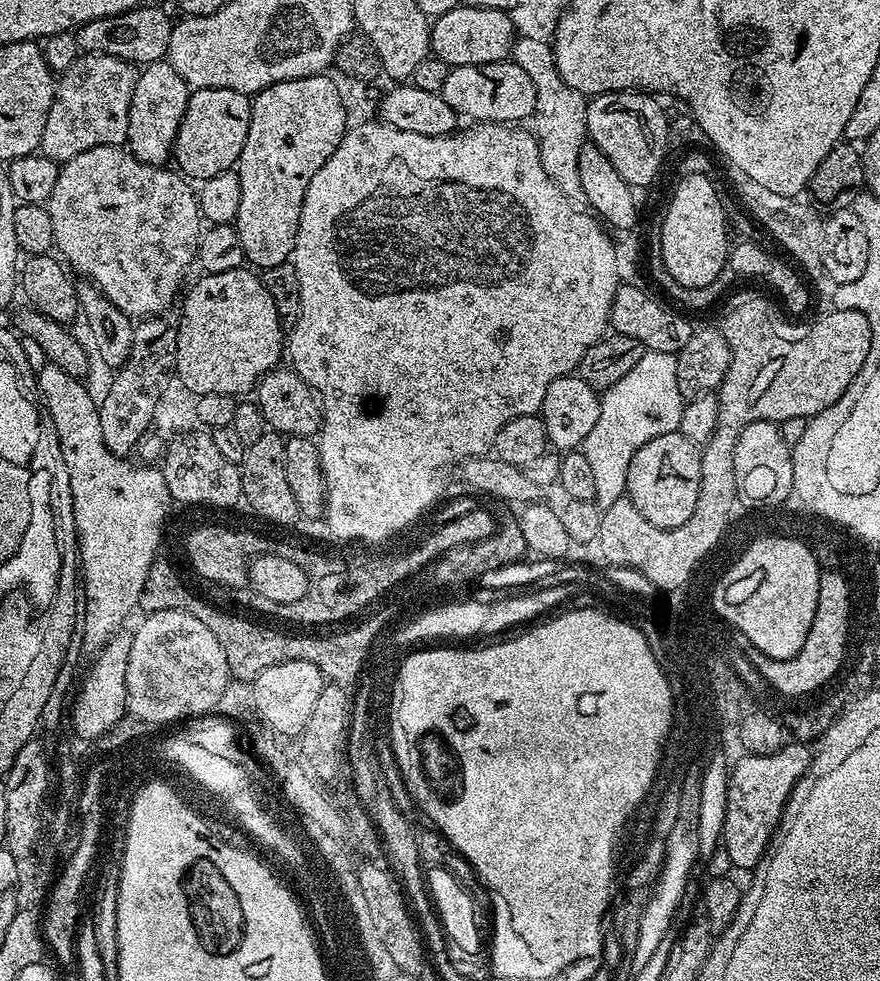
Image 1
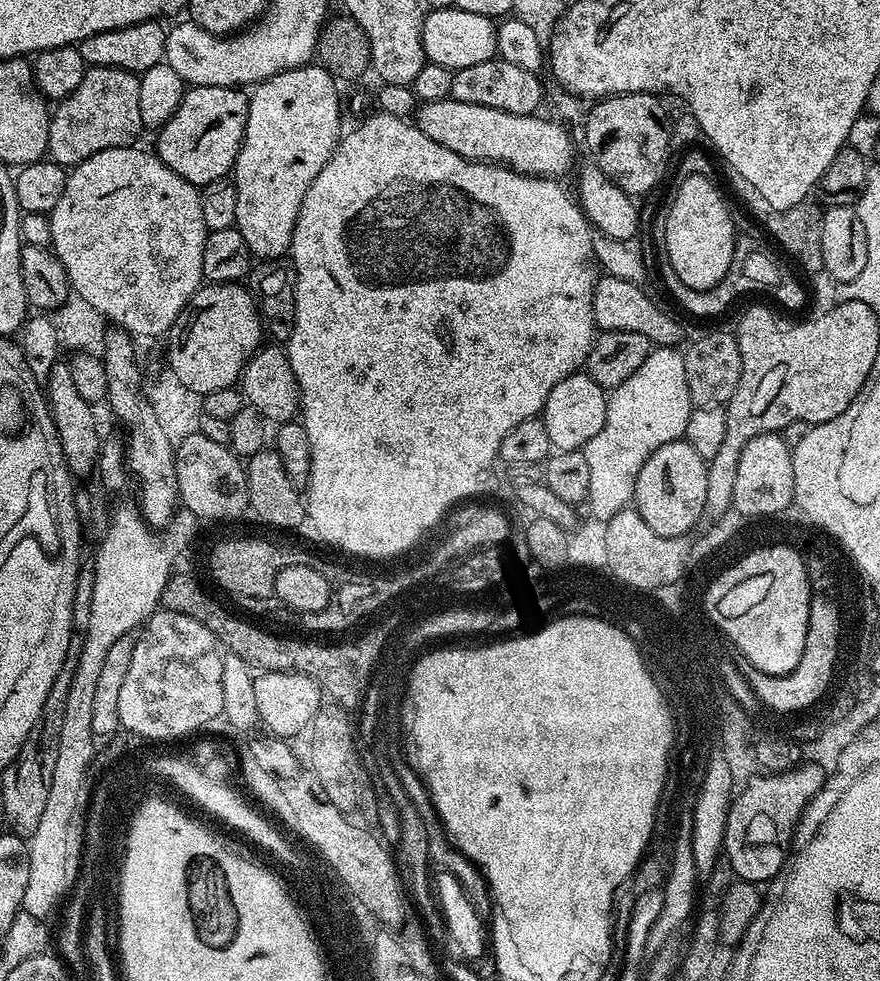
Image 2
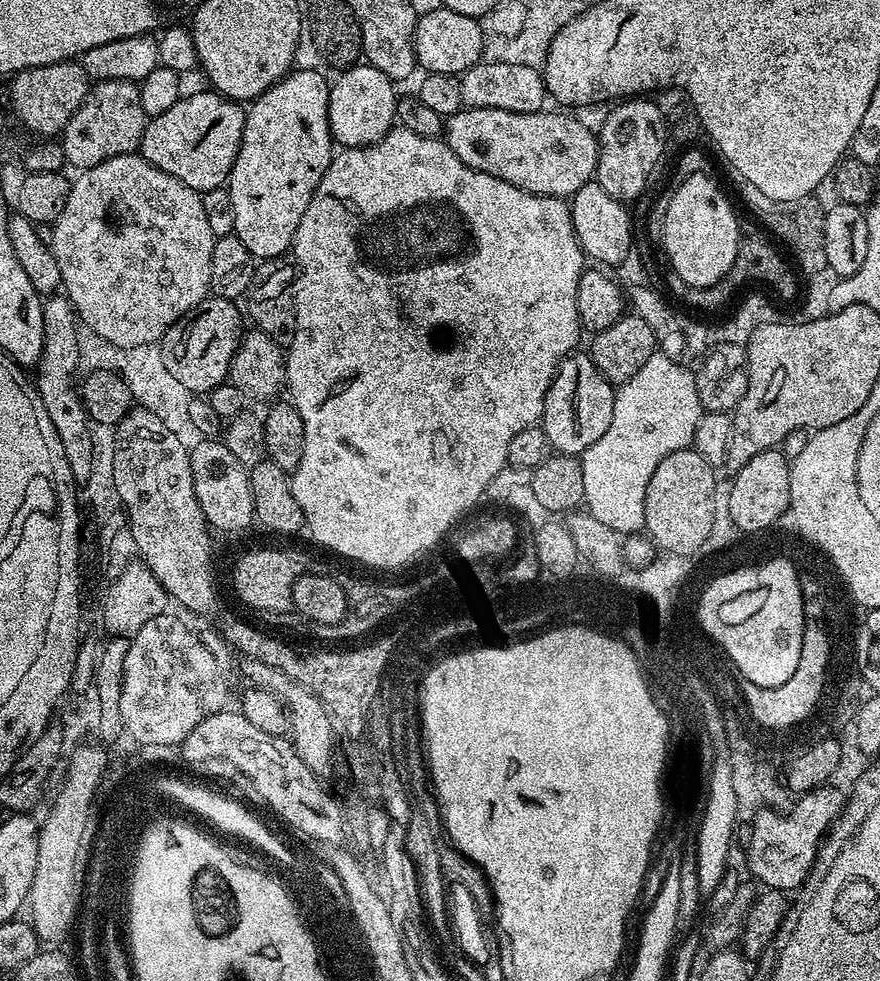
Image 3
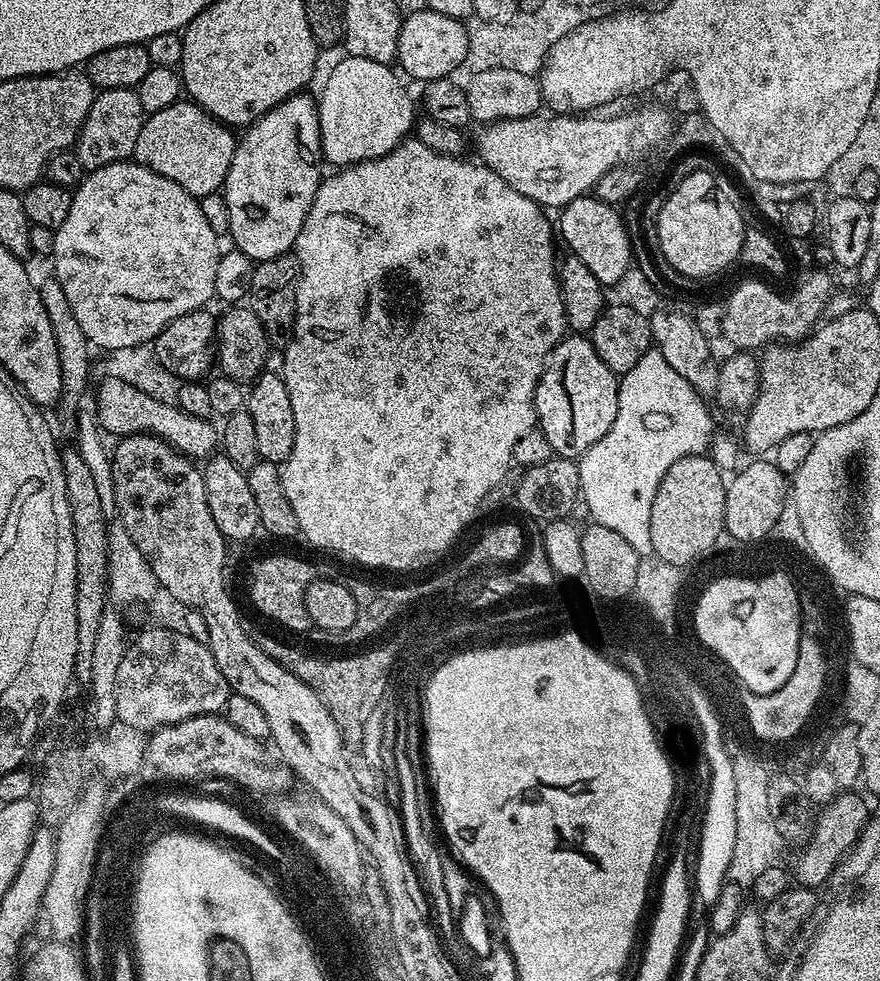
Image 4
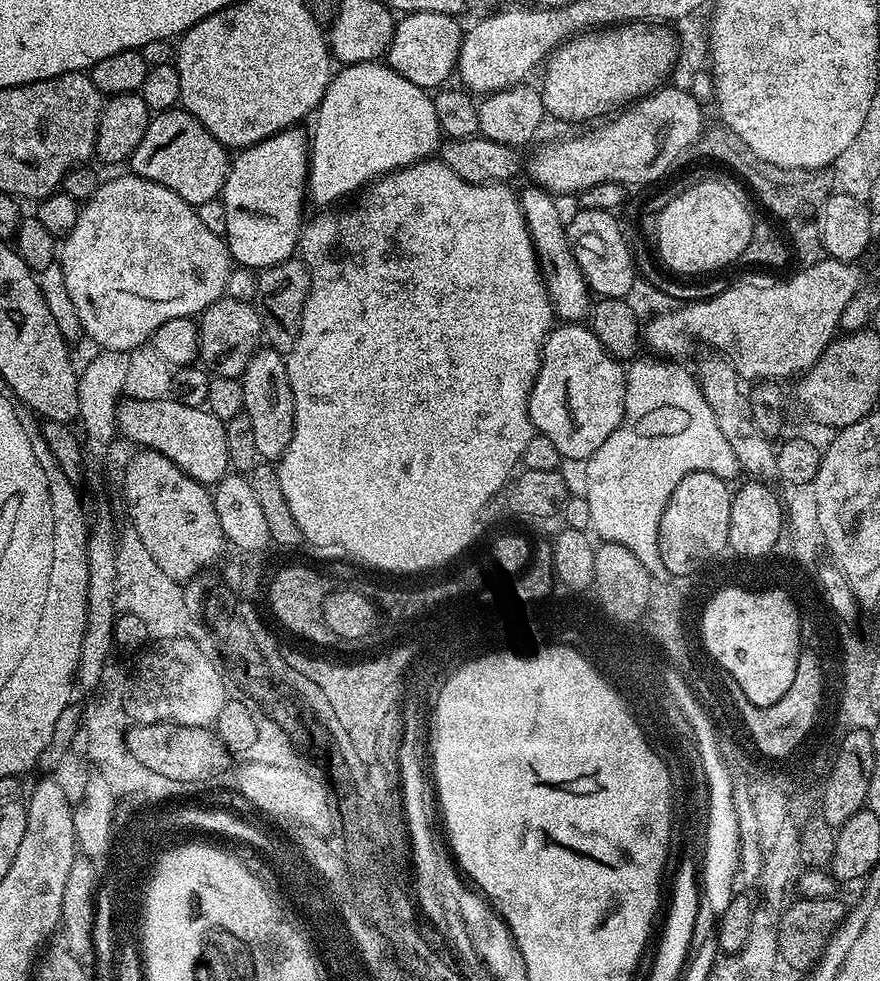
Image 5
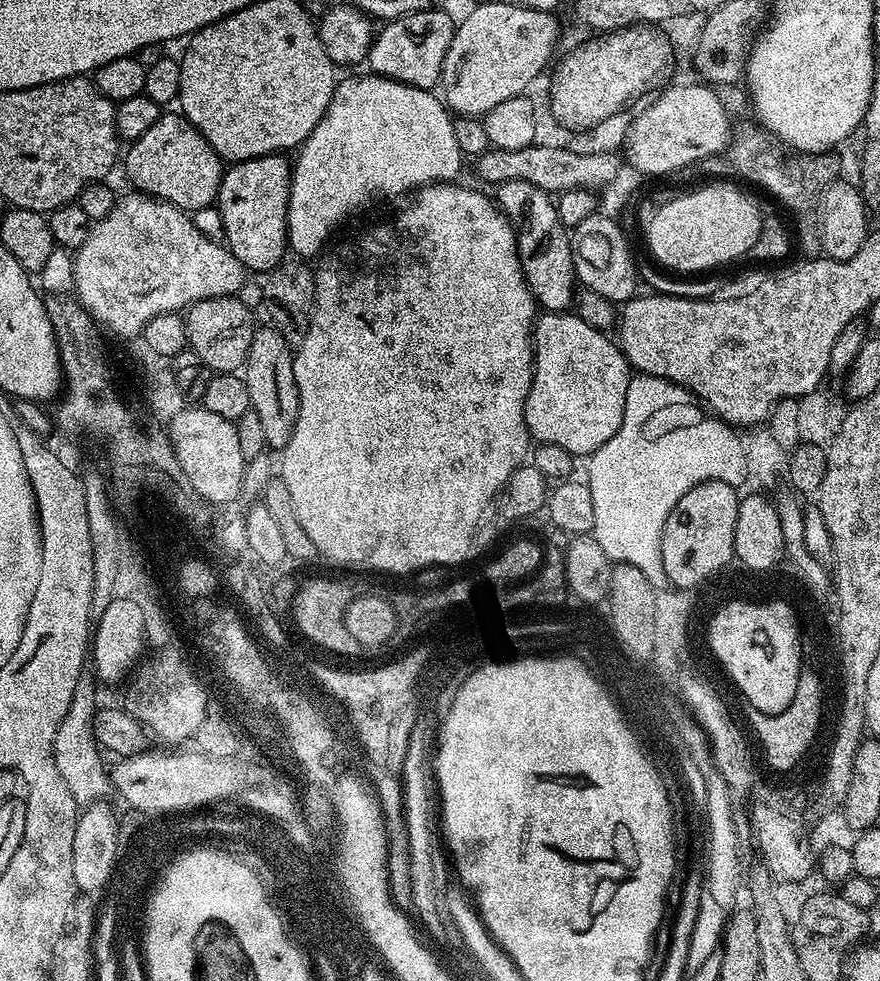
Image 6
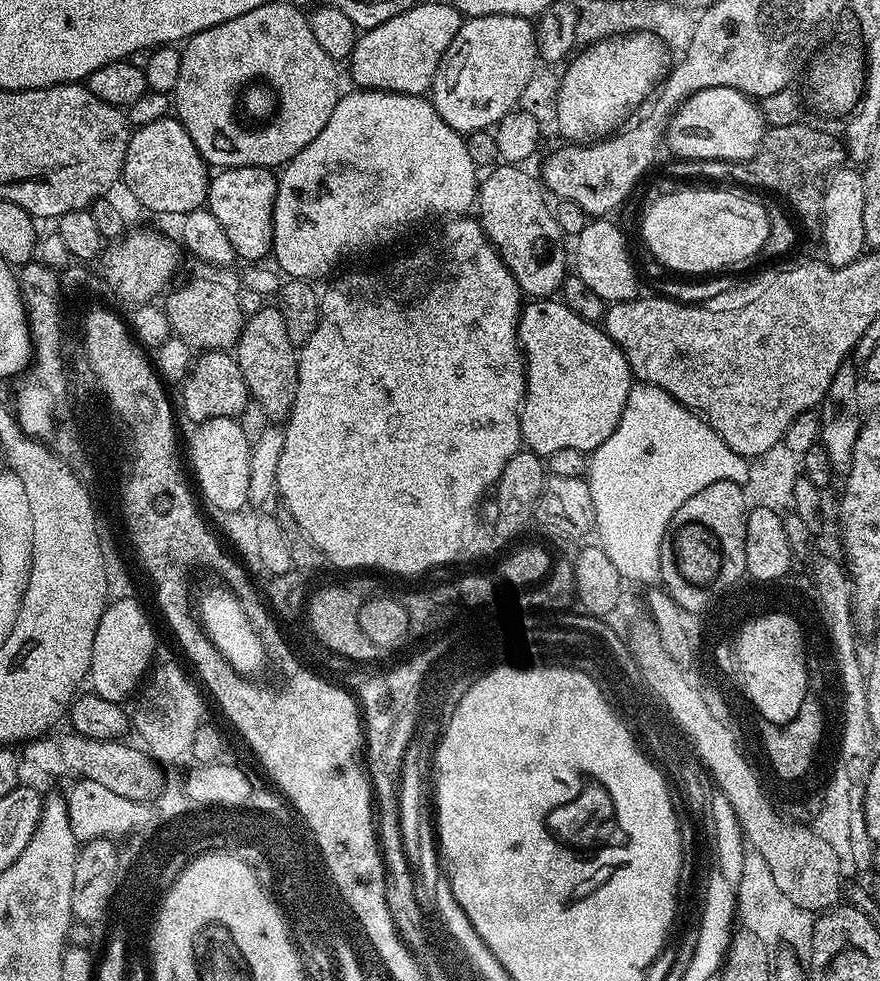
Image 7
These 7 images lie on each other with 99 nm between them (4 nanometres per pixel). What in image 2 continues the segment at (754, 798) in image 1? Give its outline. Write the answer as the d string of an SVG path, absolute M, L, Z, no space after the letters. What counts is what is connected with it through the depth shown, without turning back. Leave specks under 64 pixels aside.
M800 762L795 766L780 770L775 775L758 775L749 780L735 793L729 817L726 818L725 838L723 855L730 862L733 877L746 880L750 884L763 885L763 880L775 881L785 871L786 861L790 852L788 843L796 832L796 823L804 812L804 807L815 798L819 792L823 793L826 788L826 772L824 776L823 763Z

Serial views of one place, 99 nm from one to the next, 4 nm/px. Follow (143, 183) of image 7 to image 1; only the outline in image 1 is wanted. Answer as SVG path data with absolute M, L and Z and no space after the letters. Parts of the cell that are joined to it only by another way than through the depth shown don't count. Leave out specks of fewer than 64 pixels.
M225 88L195 89L189 95L184 117L178 126L174 149L174 161L176 160L177 164L175 164L175 167L185 177L191 178L196 182L203 182L206 178L214 178L214 174L222 174L235 169L242 154L242 146L246 142L246 134L250 130L251 117L252 101L249 93L239 92L238 90L226 90Z

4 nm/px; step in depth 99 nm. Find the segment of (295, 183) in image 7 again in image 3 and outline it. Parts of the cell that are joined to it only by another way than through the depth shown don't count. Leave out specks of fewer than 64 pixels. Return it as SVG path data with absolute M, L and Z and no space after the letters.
M357 62L345 68L328 89L328 125L333 141L340 148L364 148L376 144L397 123L397 85L382 70L367 62Z

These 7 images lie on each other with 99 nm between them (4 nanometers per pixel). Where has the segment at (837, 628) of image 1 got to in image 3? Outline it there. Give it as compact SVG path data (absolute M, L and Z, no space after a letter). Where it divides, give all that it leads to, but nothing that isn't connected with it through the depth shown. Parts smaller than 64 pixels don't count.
M816 624L804 625L802 634L802 654L798 658L798 666L794 669L794 674L782 682L782 686L758 686L754 682L748 682L745 685L747 700L749 701L749 712L755 719L762 723L769 724L792 724L793 721L799 720L800 716L804 718L804 713L813 707L813 700L816 700L820 687L826 680L826 665L828 649L827 640L820 627Z

